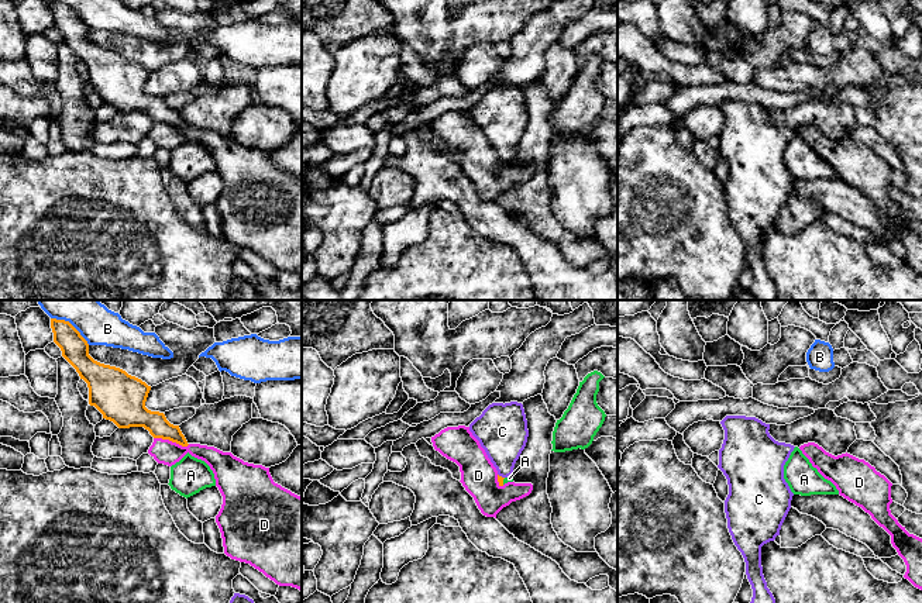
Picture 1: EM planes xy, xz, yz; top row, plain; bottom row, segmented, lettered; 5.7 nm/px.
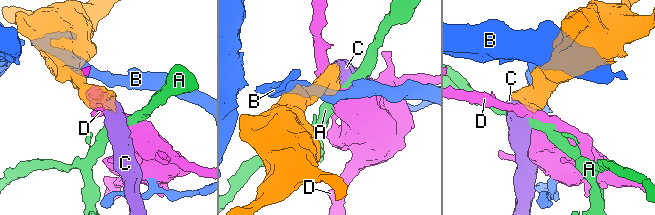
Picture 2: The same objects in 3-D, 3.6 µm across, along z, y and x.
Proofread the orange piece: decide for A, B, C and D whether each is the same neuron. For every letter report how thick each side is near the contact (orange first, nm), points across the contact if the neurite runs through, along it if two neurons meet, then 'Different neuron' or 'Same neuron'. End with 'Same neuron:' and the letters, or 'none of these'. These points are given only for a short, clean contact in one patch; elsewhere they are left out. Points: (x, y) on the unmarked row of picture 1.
A: Thickness 30 nm (orange) against 30 nm. Boundary: xz (505, 162), (502, 168). Different neuron
B: Thickness 160 nm (orange) against 180 nm. Boundary: xy (51, 2), (66, 4), (89, 28). Different neuron
C: Thickness 30 nm (orange) against 280 nm. Path across: xz (499, 162), (501, 161), (502, 117). Same neuron
D: Thickness 130 nm (orange) against 140 nm. Boundary: xy (154, 121), (171, 124), (182, 130), (189, 128). Different neuron
Same neuron: C

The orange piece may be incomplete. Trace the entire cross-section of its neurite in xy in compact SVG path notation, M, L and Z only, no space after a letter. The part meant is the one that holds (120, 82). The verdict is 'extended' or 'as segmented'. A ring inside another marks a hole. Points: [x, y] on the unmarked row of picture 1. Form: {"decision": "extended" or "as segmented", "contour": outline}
{"decision": "as segmented", "contour": "M51 3L51 13L62 41L87 68L89 89L94 90L103 103L118 113L144 111L154 123L189 130L179 110L171 108L164 97L145 92L151 70L120 52L94 45L89 39L87 25L69 6Z"}

